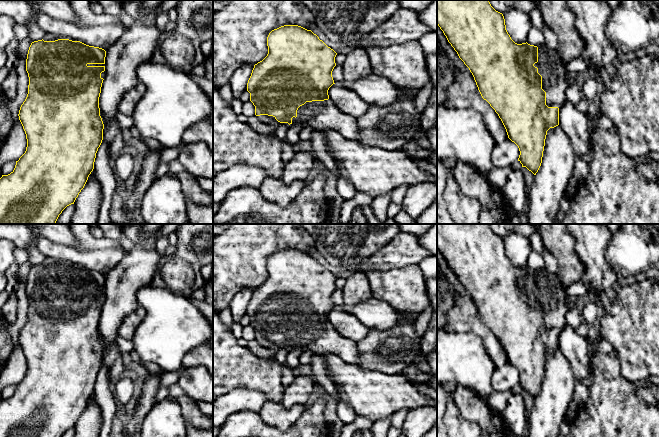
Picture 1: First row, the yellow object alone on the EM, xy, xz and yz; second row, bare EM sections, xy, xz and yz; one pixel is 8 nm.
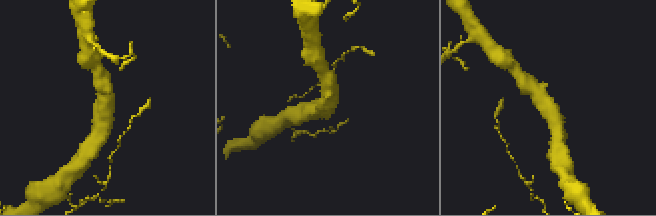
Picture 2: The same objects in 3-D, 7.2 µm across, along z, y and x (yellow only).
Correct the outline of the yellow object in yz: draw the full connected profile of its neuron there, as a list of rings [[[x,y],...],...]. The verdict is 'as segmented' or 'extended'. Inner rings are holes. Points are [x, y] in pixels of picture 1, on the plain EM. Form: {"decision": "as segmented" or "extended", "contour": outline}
{"decision": "extended", "contour": [[[437,224],[437,249],[443,255],[448,266],[457,276],[459,282],[469,292],[482,322],[486,324],[498,338],[506,353],[508,362],[518,370],[520,375],[518,385],[522,388],[522,391],[526,391],[529,395],[536,399],[542,387],[547,355],[550,352],[554,352],[559,349],[559,332],[566,326],[565,317],[570,308],[567,303],[566,292],[564,288],[560,286],[558,277],[556,275],[549,274],[546,270],[537,271],[530,269],[527,266],[522,268],[515,267],[506,254],[503,238],[496,235],[491,230],[489,224]]]}

